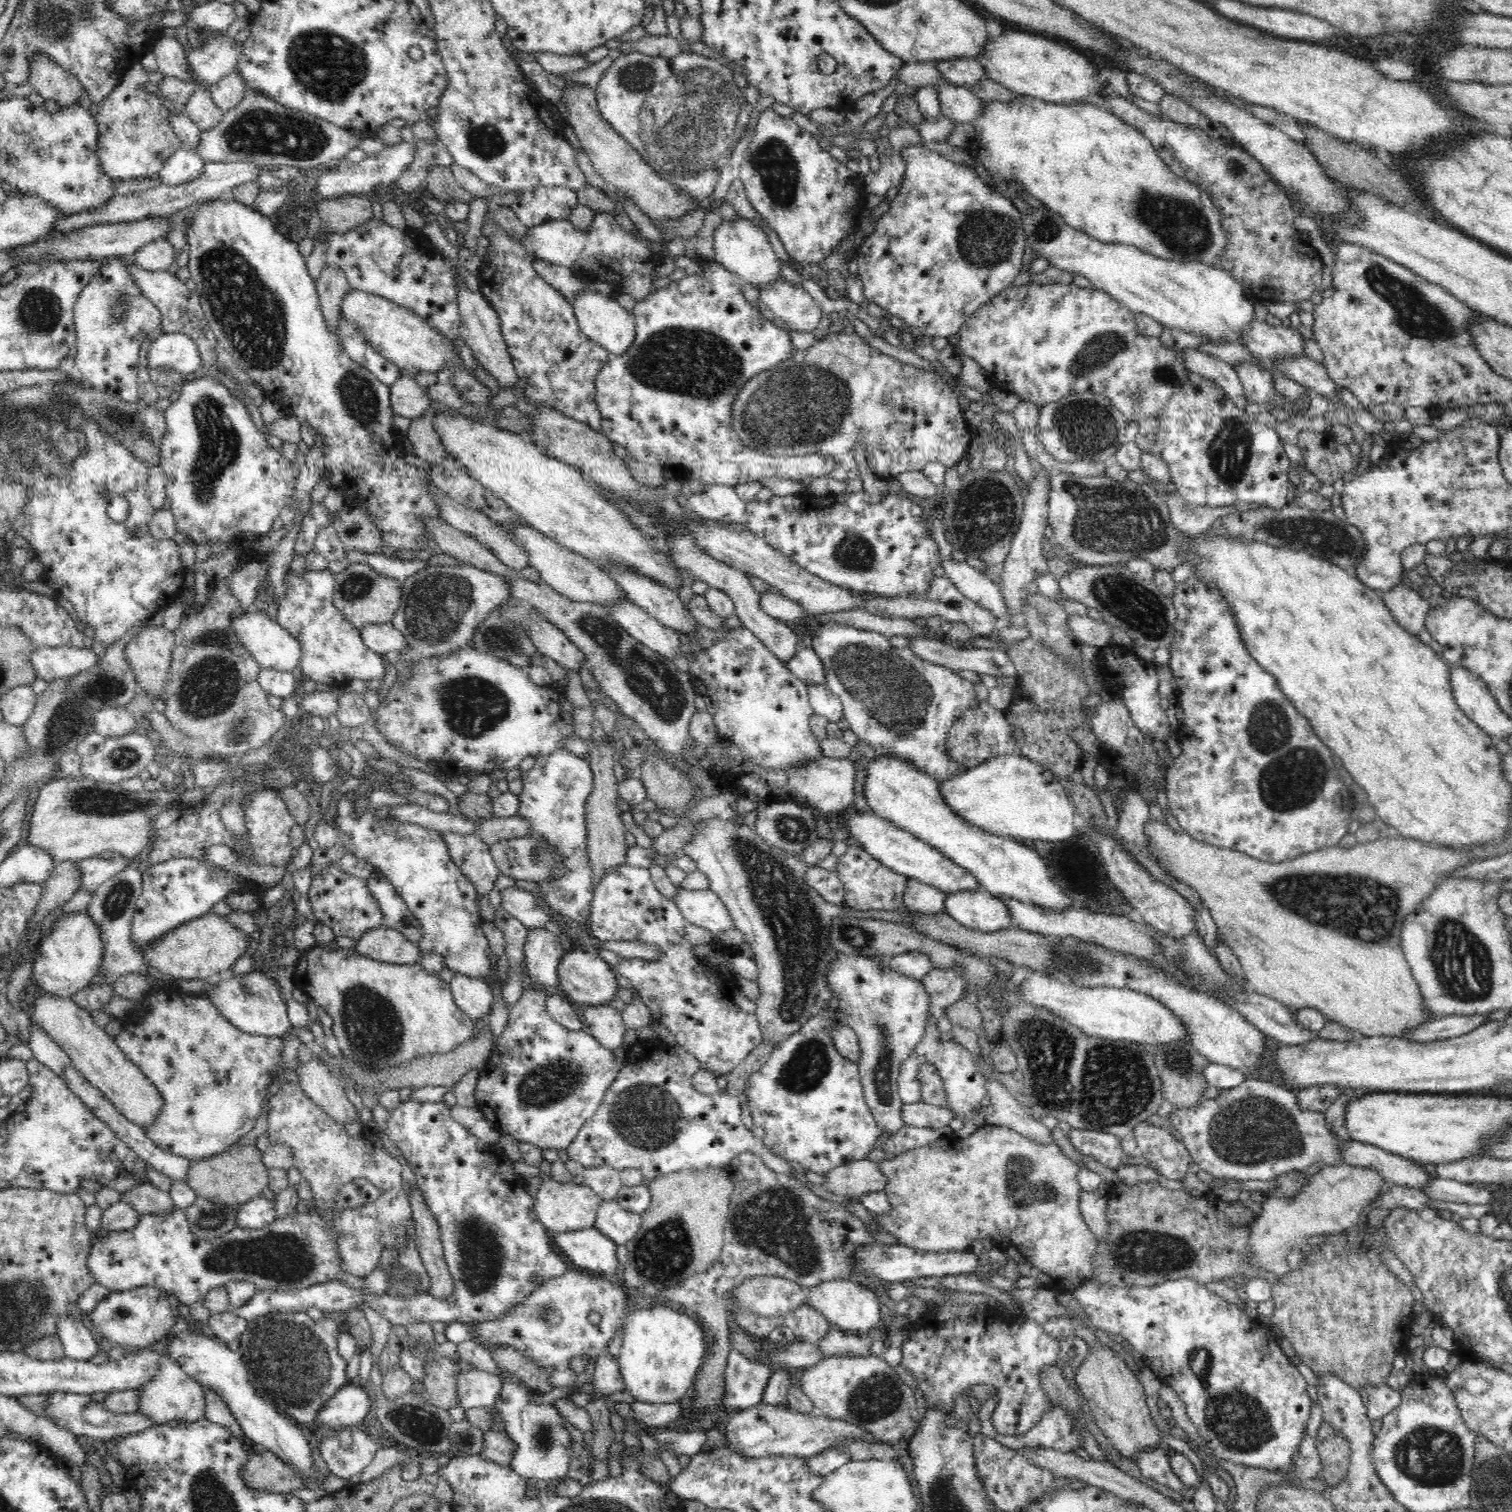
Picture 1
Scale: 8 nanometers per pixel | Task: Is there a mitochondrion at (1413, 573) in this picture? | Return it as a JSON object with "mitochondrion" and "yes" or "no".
{"mitochondrion":"no"}

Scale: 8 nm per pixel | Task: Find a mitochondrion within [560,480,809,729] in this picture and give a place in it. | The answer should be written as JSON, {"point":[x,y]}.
{"point":[651,680]}

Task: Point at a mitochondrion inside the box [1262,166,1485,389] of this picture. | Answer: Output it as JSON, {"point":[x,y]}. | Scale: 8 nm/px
{"point":[1421,320]}

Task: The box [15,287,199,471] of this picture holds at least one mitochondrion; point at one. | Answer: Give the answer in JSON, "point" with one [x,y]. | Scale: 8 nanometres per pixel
{"point":[113,419]}

